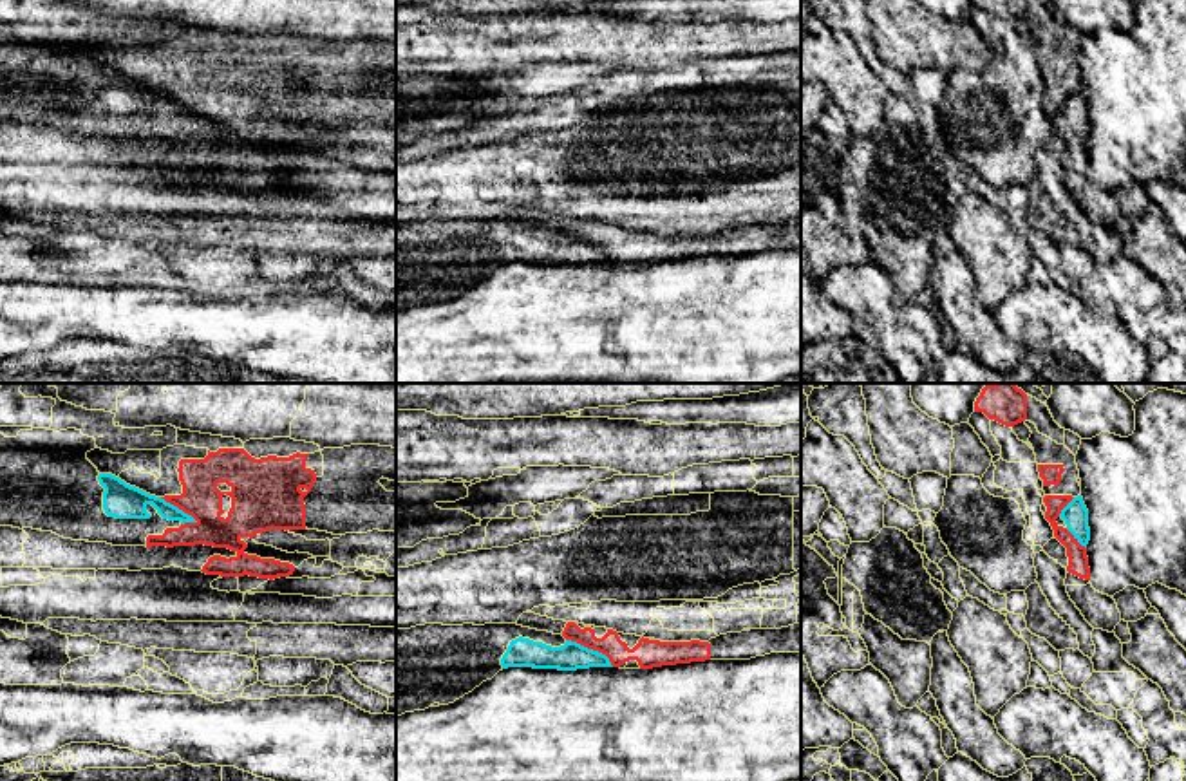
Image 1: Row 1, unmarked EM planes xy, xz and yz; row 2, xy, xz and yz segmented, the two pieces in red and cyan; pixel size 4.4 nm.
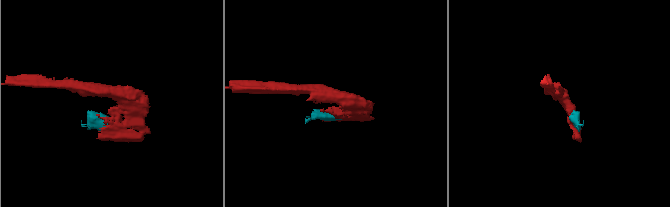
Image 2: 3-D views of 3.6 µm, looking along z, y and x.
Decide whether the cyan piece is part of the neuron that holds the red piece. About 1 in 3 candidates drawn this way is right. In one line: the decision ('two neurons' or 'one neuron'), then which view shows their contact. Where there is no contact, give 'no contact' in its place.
two neurons; contact in xy

